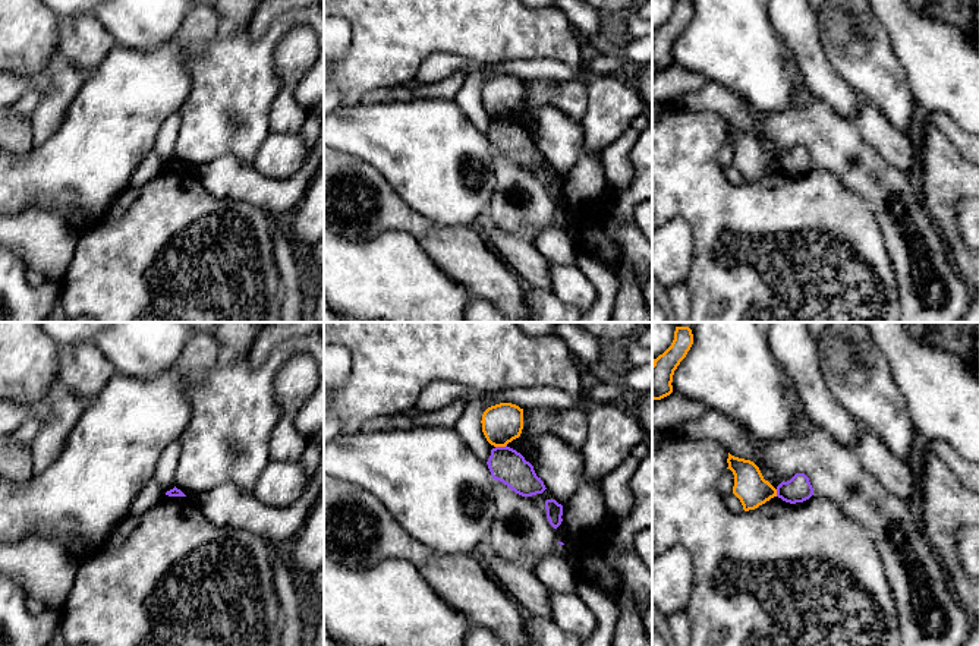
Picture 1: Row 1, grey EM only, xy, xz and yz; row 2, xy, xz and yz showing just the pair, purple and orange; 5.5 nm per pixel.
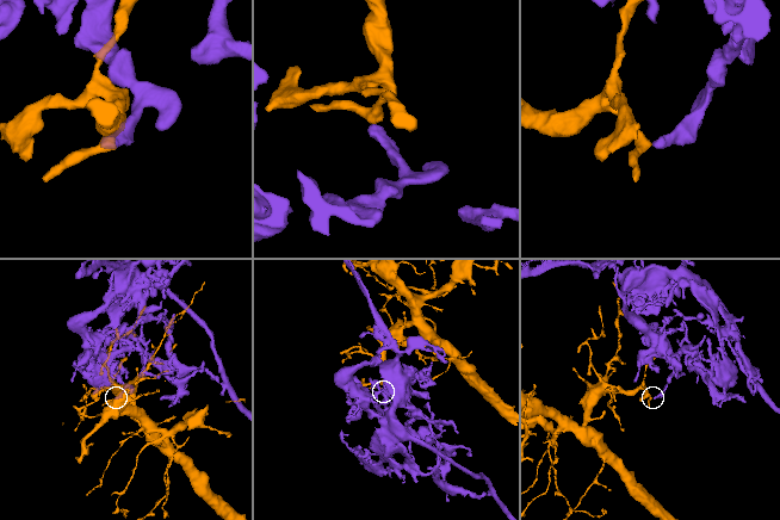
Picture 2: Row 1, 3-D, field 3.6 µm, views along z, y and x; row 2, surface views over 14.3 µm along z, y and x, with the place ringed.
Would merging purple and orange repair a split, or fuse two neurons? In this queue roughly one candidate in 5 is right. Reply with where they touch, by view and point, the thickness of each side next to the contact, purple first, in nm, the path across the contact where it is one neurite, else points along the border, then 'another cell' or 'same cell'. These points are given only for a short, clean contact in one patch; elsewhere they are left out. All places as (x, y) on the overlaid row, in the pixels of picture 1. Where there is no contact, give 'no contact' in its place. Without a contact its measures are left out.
xz (500, 447) | 190/220 nm | along xz (506, 444), (496, 447) | another cell

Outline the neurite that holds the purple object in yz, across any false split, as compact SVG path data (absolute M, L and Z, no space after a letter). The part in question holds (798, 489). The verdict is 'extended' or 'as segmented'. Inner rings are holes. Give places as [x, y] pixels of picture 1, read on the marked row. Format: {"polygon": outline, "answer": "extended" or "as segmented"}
{"polygon": "M796 473L790 480L777 486L777 497L790 504L803 502L812 495L813 488L805 473Z", "answer": "as segmented"}

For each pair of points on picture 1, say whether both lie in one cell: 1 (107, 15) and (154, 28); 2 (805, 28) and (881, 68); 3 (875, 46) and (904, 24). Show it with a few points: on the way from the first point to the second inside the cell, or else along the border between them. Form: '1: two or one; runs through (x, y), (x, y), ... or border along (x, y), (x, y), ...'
1: one; runs through (119, 15), (142, 16)
2: two; border along (814, 15), (818, 24), (819, 43), (833, 68)
3: two; border along (874, 15), (885, 30), (893, 53), (903, 66)

